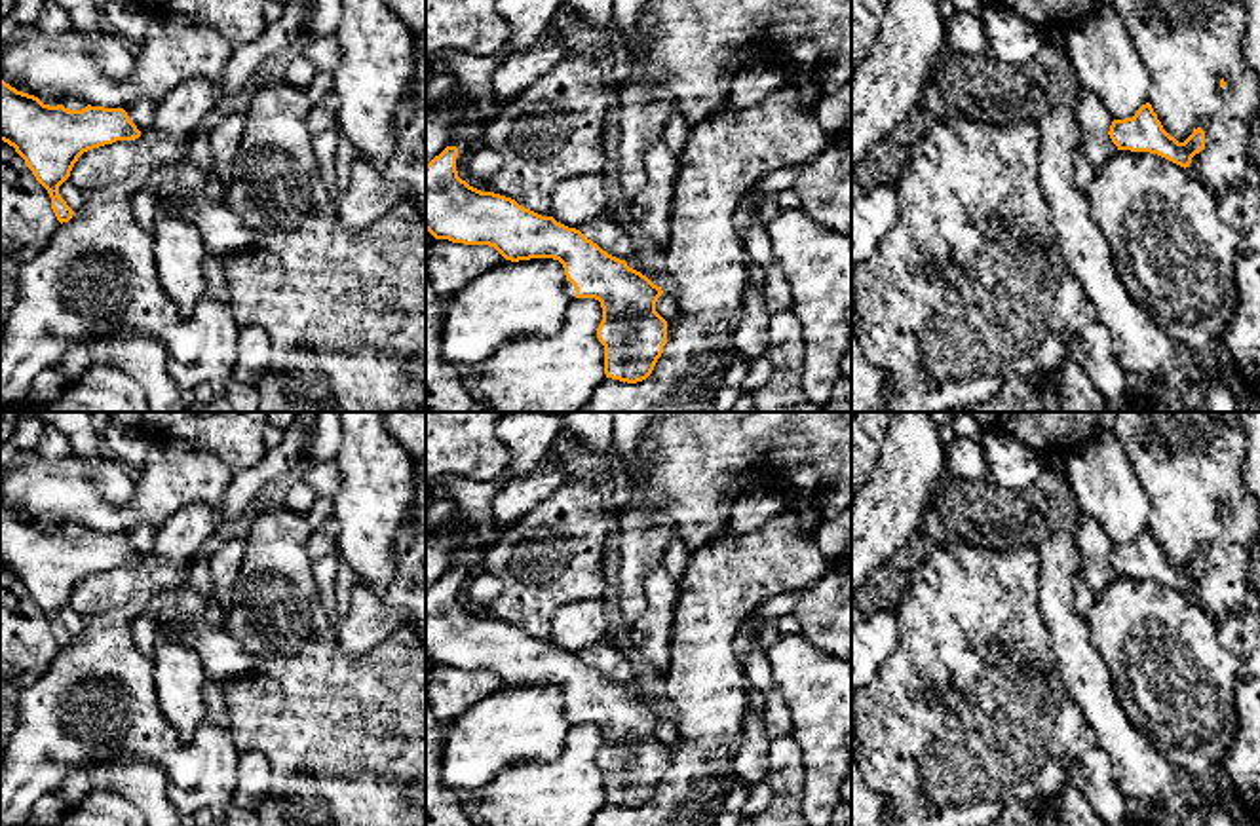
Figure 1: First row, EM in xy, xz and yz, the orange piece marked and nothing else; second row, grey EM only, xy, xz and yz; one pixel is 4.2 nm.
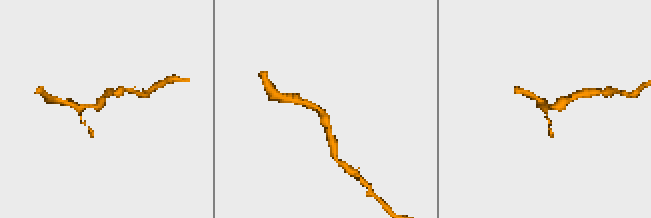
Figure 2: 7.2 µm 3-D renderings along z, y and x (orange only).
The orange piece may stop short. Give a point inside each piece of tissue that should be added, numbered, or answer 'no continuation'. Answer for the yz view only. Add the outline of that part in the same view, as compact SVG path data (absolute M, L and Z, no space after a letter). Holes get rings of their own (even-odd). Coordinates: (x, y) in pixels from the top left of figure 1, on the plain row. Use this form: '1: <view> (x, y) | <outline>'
no continuation

